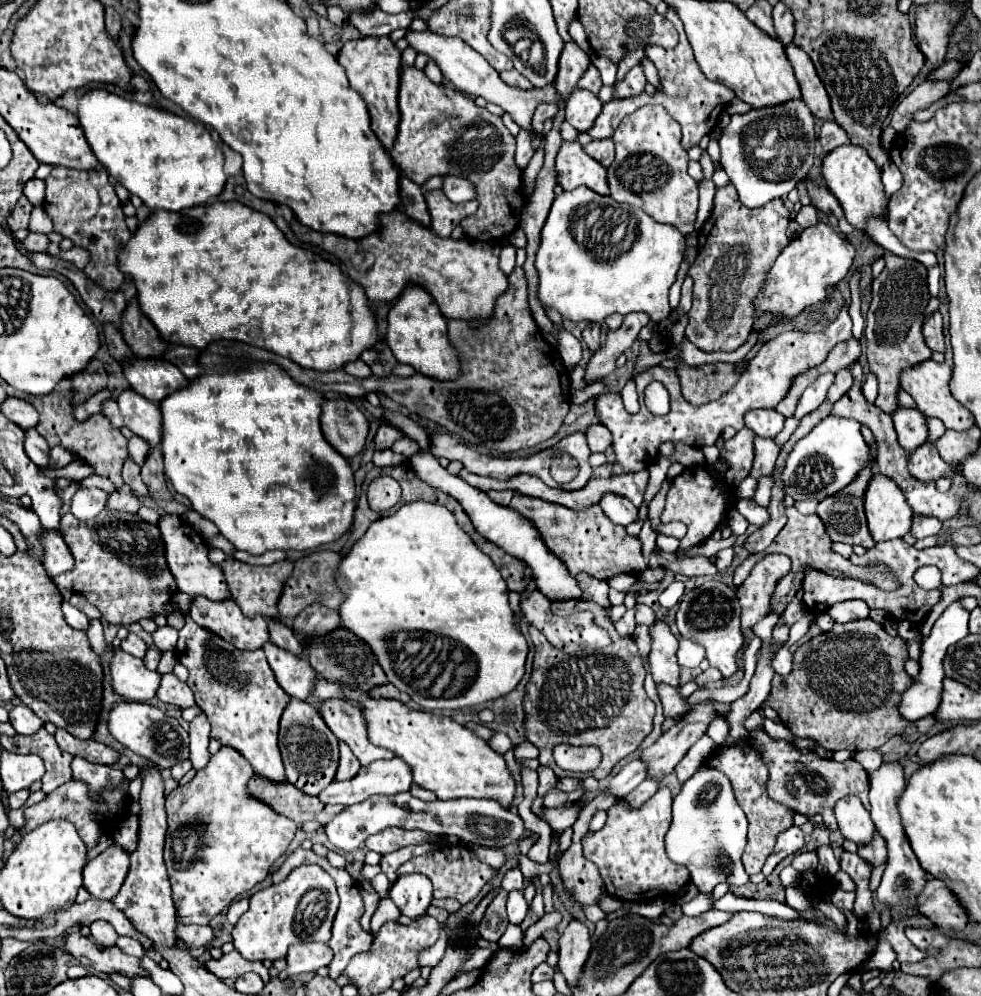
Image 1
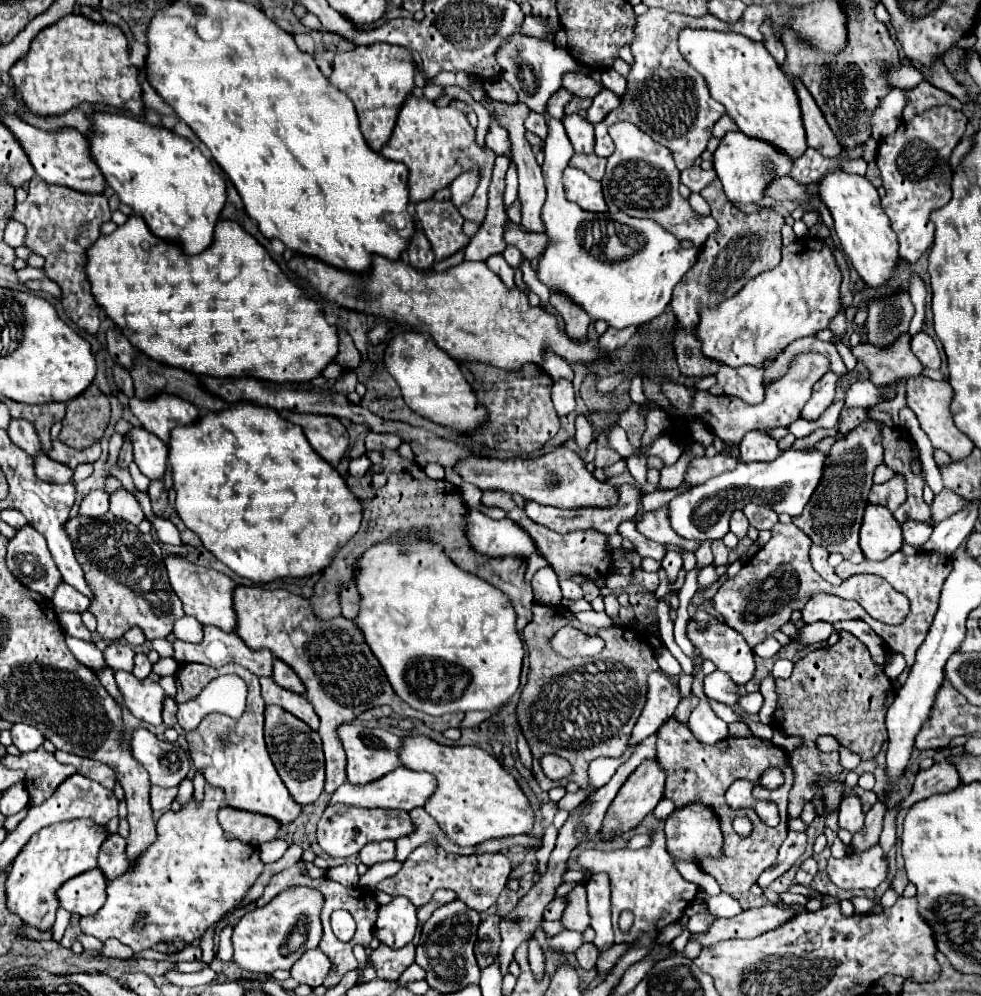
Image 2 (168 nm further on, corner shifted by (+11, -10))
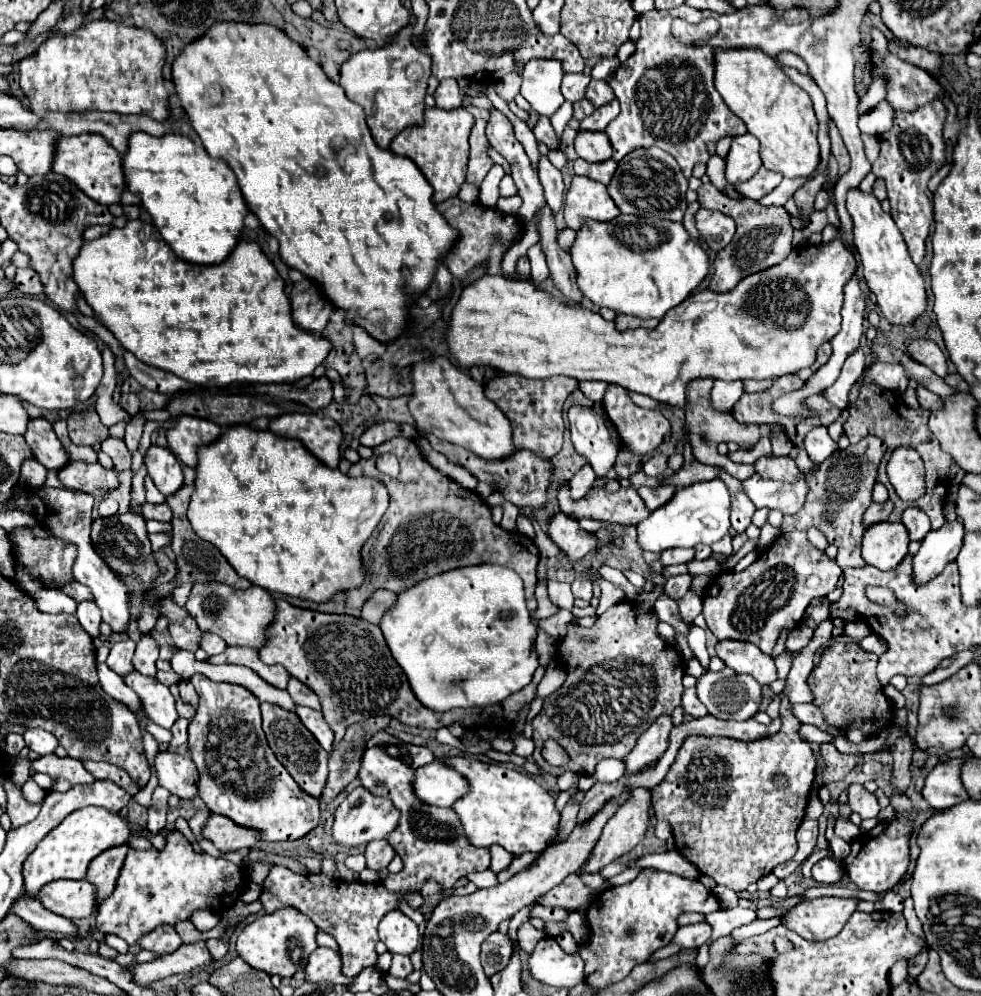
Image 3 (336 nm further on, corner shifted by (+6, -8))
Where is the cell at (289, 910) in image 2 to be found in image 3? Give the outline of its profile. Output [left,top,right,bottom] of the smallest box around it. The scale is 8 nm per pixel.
[237,907,317,977]

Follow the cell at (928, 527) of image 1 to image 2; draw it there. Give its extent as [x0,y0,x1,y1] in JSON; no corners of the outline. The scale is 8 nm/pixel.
[902,521,932,547]

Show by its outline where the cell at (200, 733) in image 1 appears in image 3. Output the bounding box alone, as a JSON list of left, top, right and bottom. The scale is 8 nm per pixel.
[179,681,199,709]

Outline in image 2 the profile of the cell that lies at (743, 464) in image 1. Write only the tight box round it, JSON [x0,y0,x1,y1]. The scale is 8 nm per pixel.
[684,453,738,485]

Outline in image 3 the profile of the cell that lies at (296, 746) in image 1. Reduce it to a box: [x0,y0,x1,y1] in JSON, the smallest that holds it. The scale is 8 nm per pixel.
[261,703,329,797]

